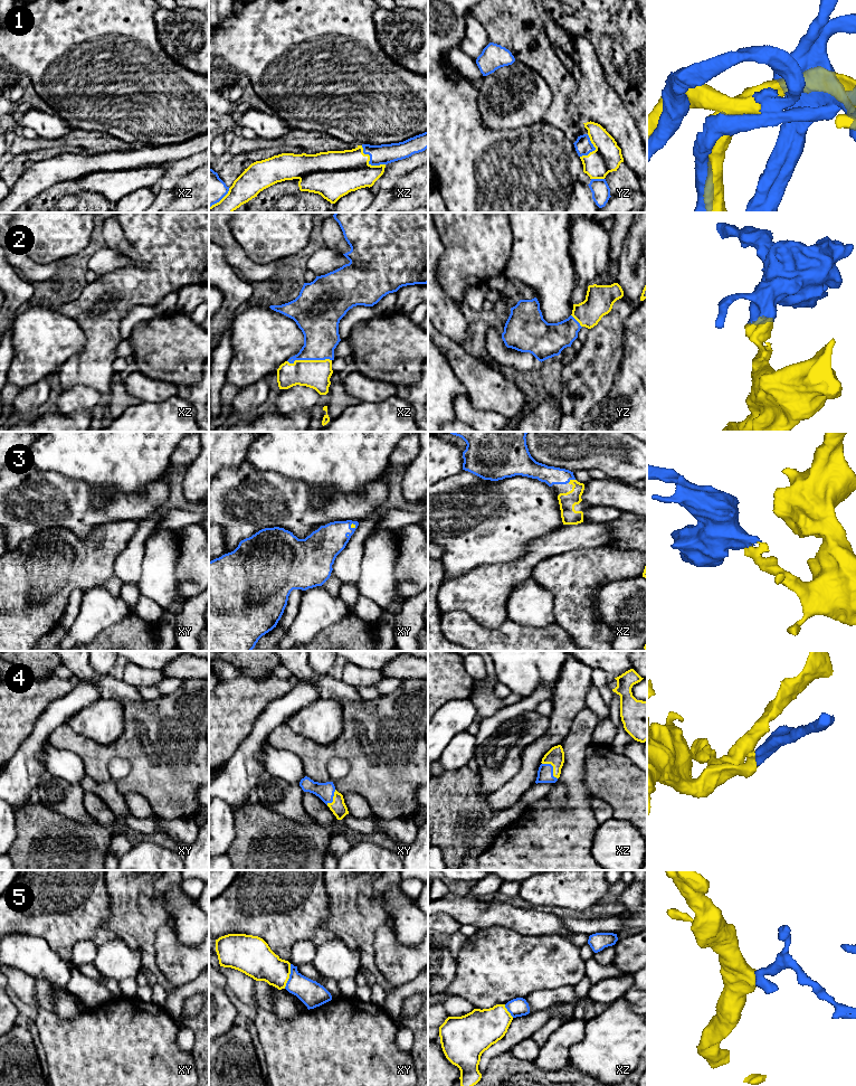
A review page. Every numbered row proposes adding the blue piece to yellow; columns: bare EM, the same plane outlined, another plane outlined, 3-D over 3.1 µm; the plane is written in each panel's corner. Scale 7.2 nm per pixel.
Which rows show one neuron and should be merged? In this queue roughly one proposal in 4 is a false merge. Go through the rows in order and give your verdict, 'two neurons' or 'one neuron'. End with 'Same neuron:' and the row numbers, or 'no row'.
1: one neuron
2: one neuron
3: one neuron
4: one neuron
5: two neurons
Same neuron: 1, 2, 3, 4

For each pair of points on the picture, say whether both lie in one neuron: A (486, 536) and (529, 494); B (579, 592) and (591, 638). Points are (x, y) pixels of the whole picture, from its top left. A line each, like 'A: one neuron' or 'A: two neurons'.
A: one neuron
B: one neuron

